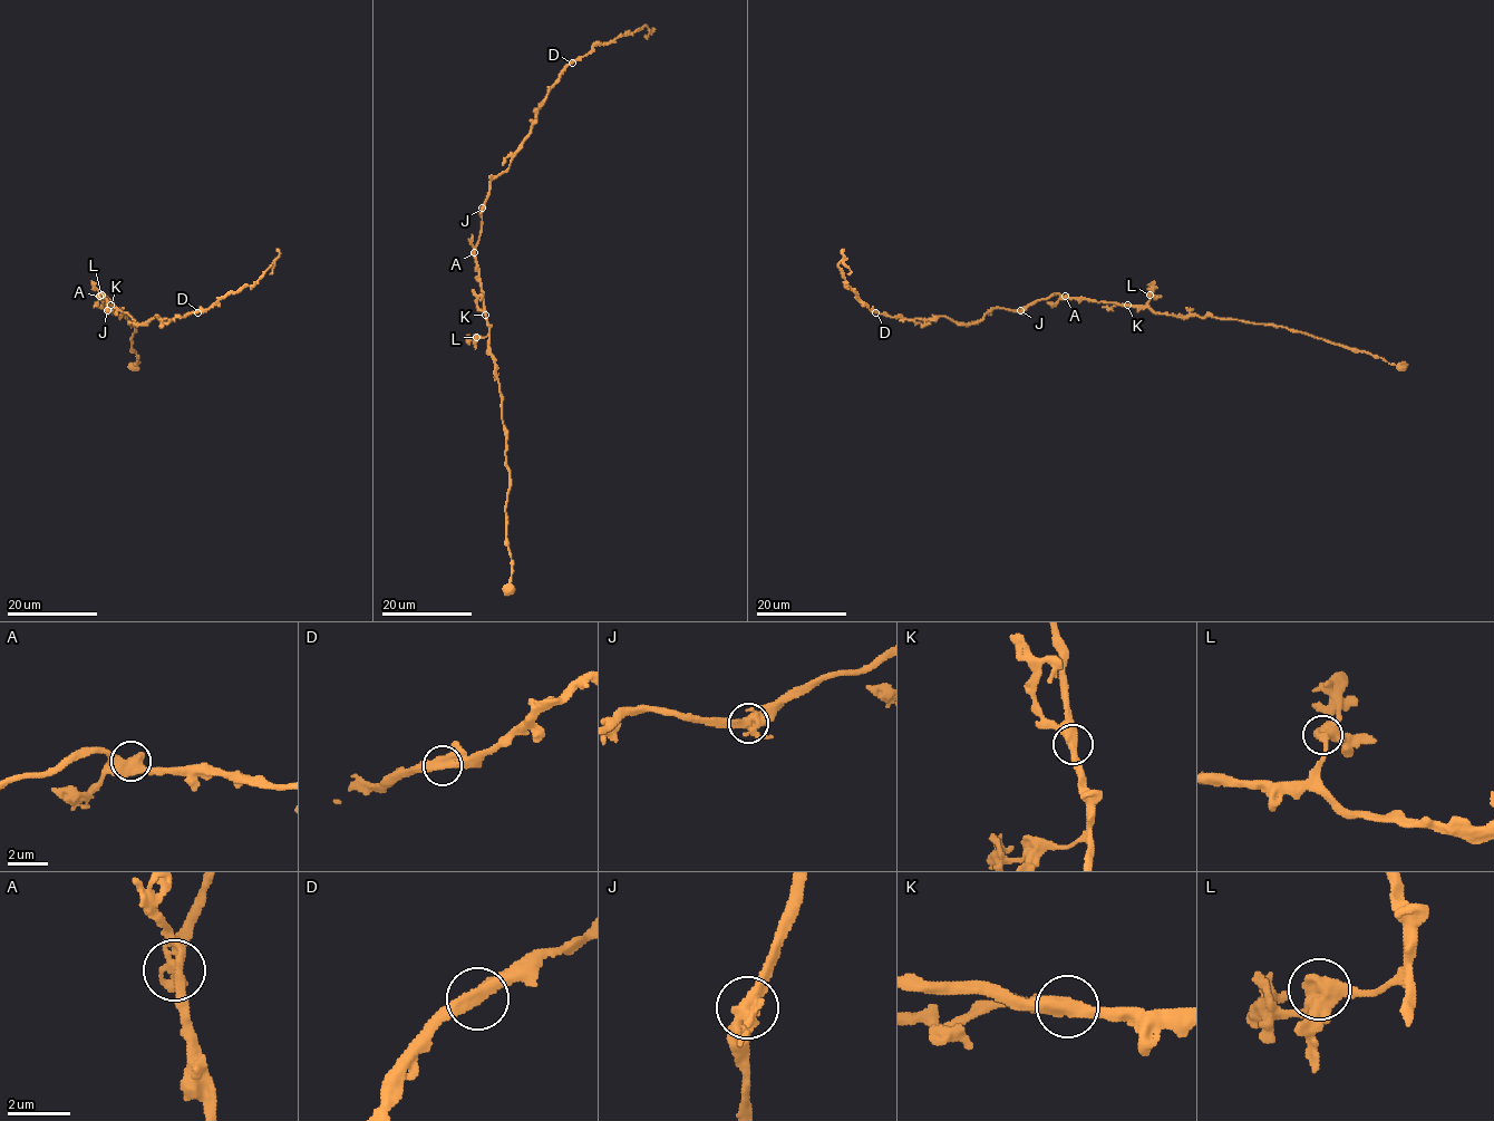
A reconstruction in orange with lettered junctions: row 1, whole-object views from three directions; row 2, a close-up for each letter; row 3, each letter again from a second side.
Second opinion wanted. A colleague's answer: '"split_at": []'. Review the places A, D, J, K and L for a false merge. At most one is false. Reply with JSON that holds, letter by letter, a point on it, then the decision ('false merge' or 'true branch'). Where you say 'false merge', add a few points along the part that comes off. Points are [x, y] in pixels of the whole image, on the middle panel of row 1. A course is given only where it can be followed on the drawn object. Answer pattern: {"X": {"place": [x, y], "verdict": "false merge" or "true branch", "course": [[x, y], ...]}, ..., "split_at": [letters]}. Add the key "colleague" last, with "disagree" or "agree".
{"A": {"place": [474, 252], "verdict": "true branch"}, "D": {"place": [572, 63], "verdict": "true branch"}, "J": {"place": [482, 208], "verdict": "true branch"}, "K": {"place": [485, 315], "verdict": "true branch"}, "L": {"place": [476, 337], "verdict": "true branch"}, "split_at": [], "colleague": "agree"}

